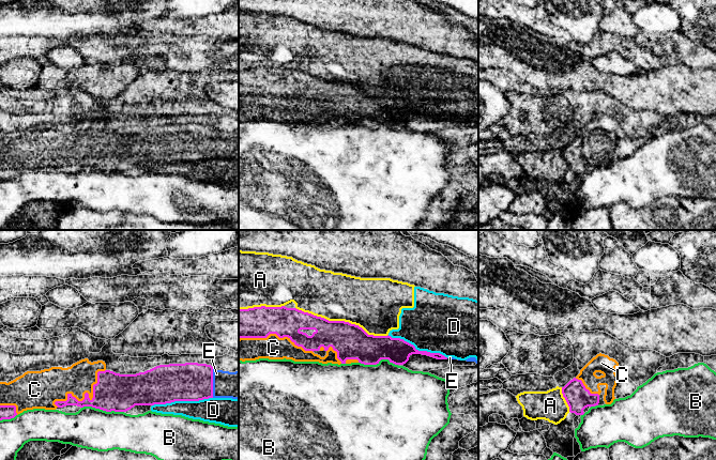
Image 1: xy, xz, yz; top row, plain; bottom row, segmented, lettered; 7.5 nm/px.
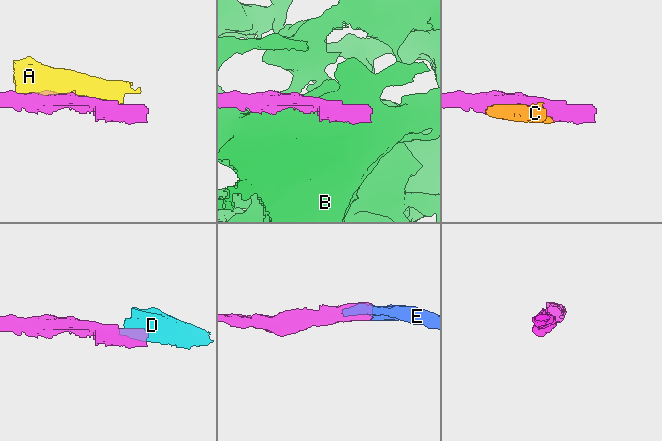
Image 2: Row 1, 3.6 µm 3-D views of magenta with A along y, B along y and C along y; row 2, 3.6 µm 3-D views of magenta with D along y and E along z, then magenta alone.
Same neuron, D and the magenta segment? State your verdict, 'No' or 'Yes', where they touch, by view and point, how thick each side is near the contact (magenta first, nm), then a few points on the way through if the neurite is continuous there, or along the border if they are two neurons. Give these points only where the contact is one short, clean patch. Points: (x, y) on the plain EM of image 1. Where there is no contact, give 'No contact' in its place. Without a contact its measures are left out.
No. Touches magenta at xy (182, 160). Thickness 300 nm (magenta) against 190 nm. Boundary: xy (212, 157), (198, 160), (174, 160), (152, 166)

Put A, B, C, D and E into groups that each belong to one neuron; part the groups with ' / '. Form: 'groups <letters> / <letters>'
groups A D / B / C E

